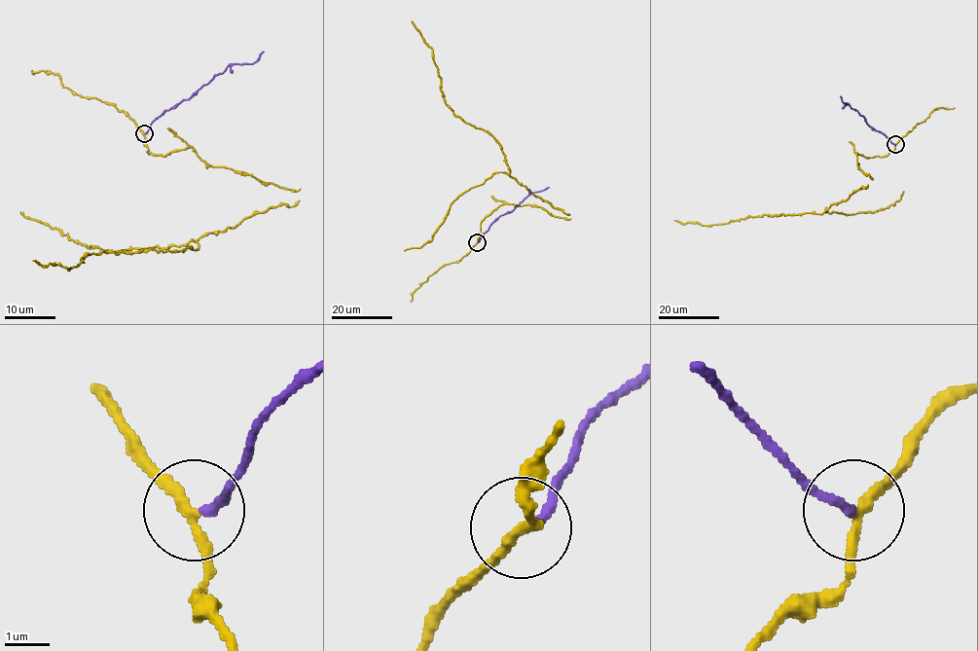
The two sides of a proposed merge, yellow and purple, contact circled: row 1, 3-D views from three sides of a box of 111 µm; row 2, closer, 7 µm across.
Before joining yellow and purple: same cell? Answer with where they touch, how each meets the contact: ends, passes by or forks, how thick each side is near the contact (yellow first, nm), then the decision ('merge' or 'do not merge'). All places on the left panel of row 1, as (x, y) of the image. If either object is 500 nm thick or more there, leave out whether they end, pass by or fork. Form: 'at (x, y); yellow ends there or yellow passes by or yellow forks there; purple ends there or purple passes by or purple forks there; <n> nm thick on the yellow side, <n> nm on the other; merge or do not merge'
at (144, 133); yellow passes by; purple ends there; 200 nm thick on the yellow side, 200 nm on the other; do not merge

